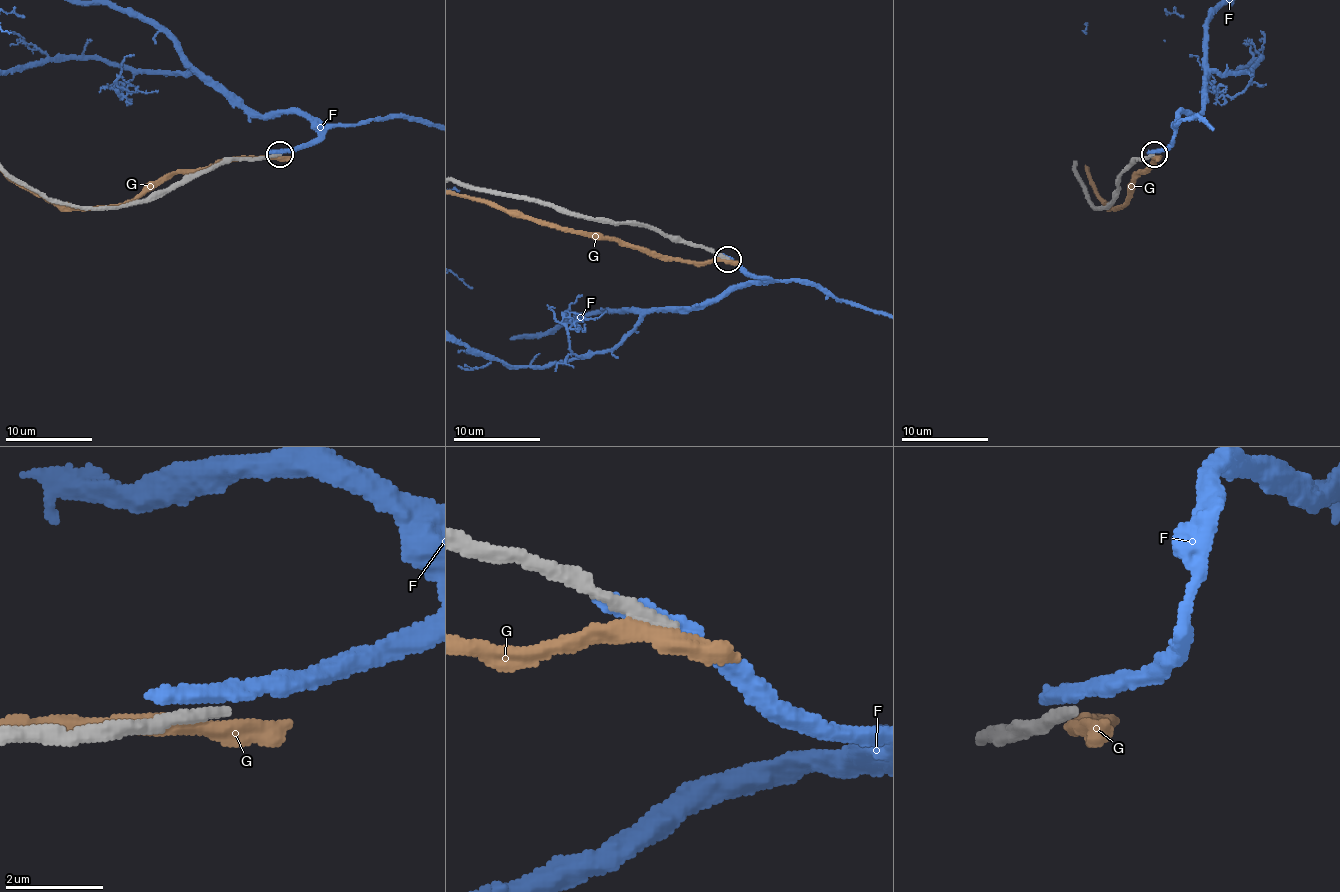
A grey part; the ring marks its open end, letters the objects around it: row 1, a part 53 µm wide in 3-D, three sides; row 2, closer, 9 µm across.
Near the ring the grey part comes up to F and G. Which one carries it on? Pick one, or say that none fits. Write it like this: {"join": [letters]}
{"join": []}

